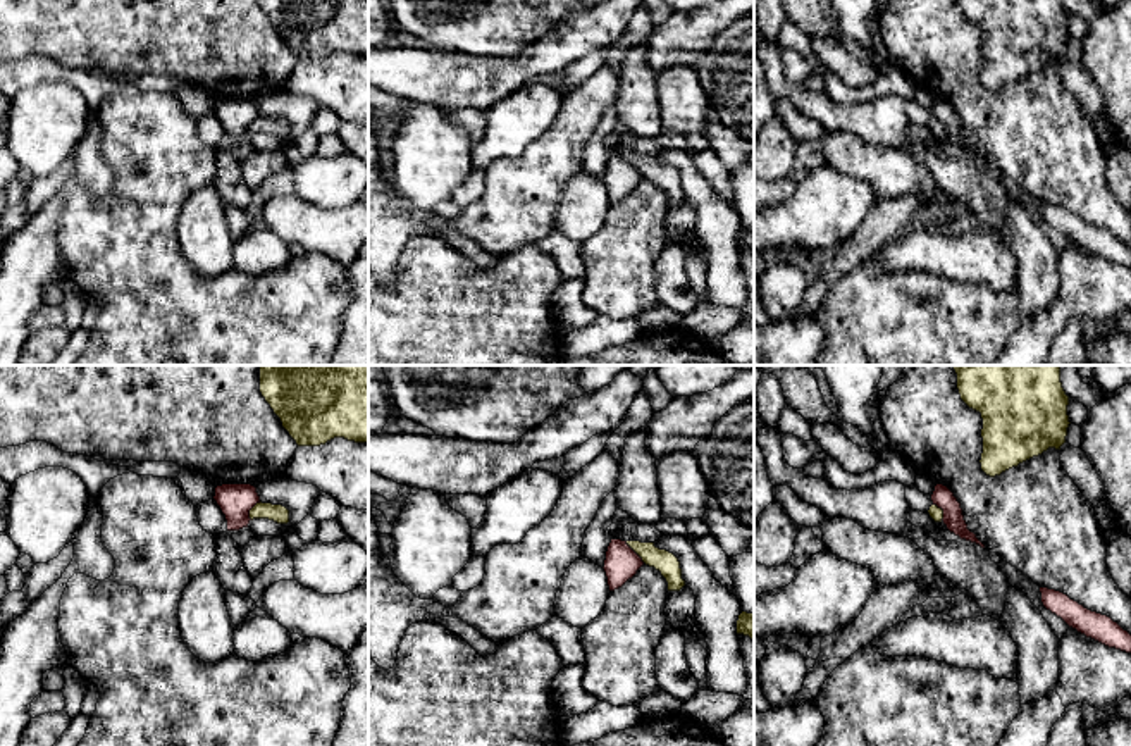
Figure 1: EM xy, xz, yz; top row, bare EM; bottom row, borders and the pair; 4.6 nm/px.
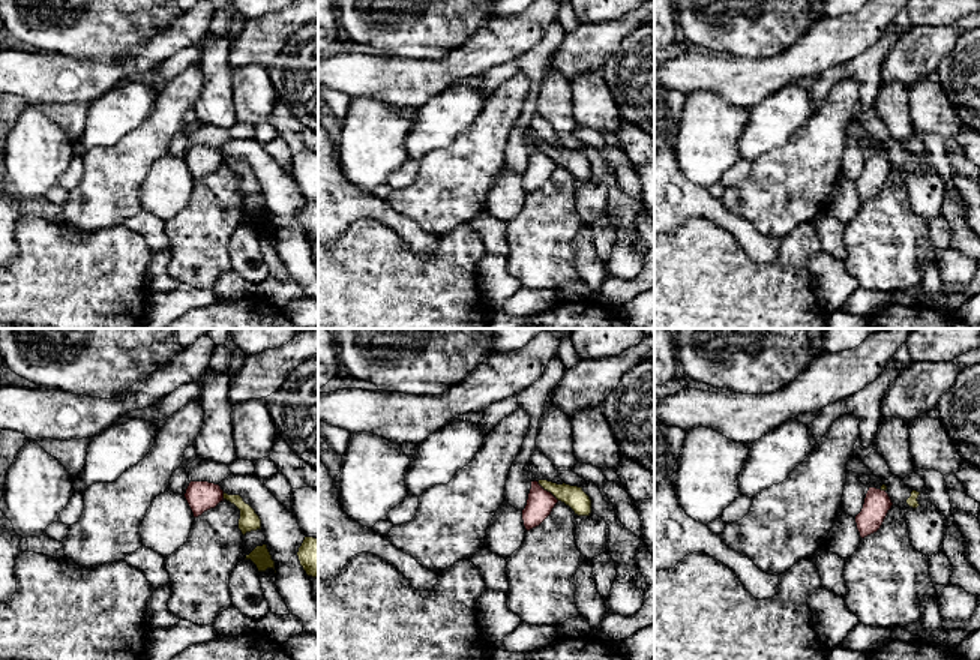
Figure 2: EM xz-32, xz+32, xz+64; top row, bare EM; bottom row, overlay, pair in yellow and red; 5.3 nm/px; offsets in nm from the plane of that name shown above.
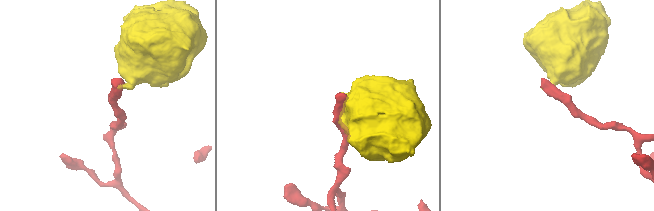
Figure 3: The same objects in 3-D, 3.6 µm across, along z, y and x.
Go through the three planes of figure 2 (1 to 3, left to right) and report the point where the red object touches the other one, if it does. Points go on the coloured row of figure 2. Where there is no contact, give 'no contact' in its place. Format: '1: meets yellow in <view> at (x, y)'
1: meets yellow in xz-32 at (224, 495)
2: meets yellow in xz+32 at (548, 491)
3: meets yellow in xz+64 at (883, 489)

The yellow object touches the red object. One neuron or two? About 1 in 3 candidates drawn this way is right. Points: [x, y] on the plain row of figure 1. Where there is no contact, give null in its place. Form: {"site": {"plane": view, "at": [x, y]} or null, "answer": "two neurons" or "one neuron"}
{"site": {"plane": "xz", "at": [634, 164]}, "answer": "two neurons"}

